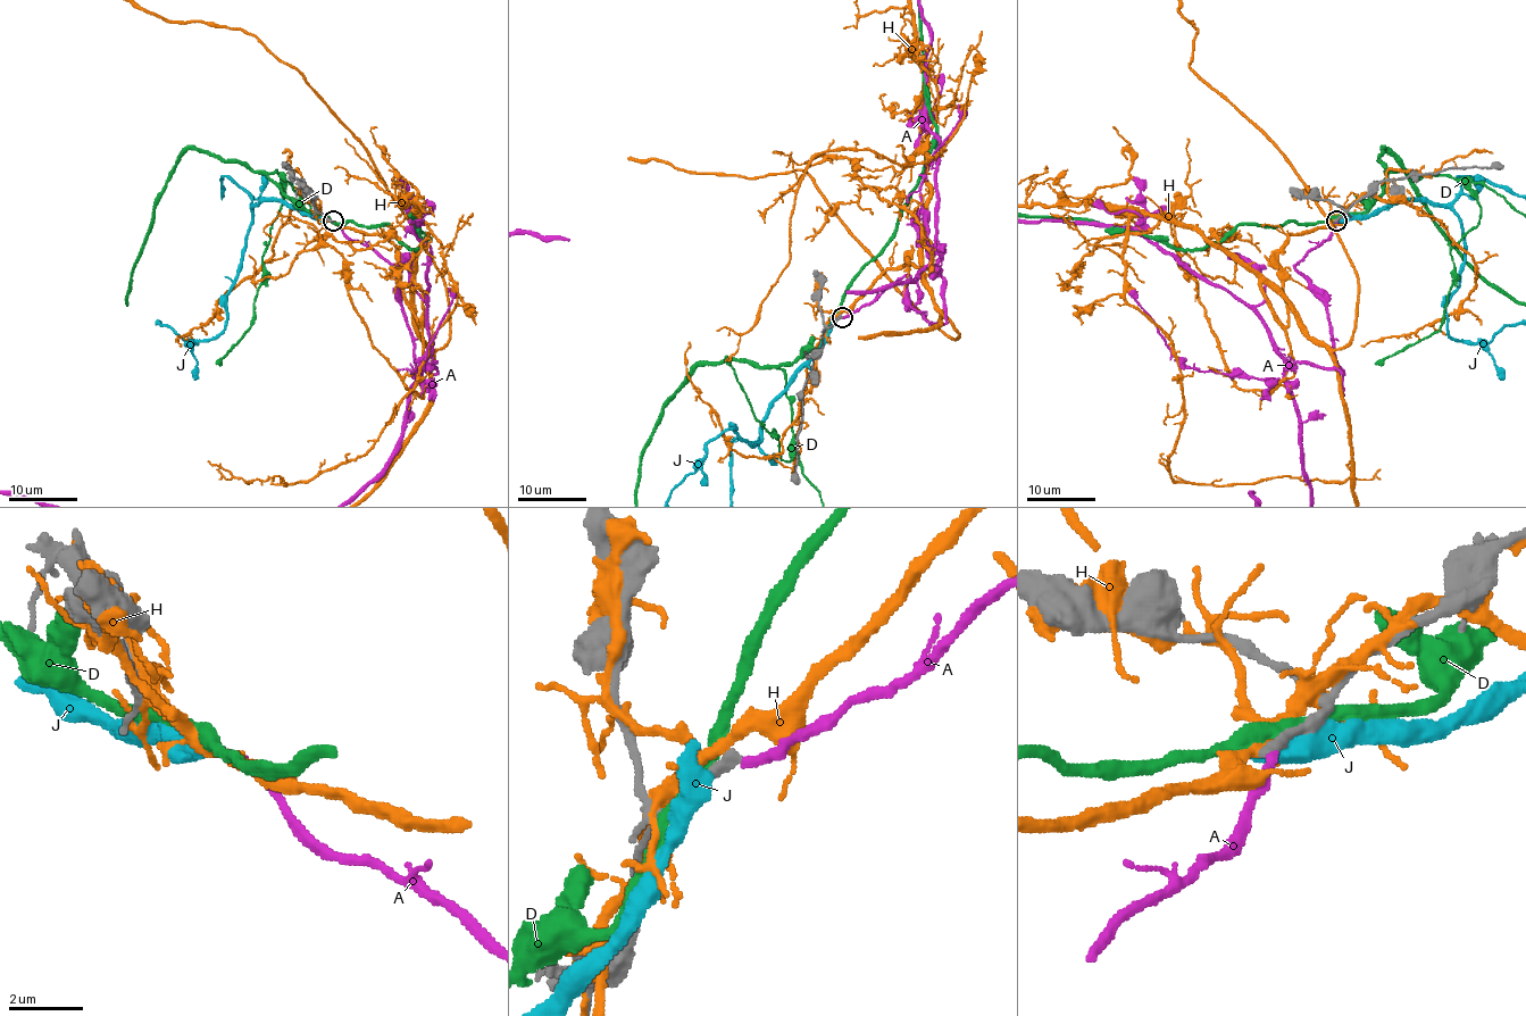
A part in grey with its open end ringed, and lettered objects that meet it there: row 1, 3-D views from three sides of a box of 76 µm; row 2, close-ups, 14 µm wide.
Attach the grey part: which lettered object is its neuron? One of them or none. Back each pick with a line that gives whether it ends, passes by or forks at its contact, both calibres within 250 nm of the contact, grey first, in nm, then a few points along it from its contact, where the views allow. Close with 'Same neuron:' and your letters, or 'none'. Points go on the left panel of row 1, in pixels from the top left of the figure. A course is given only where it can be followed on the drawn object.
A: It ends there. Thickness 340 nm (grey) against 240 nm
Same neuron: A

